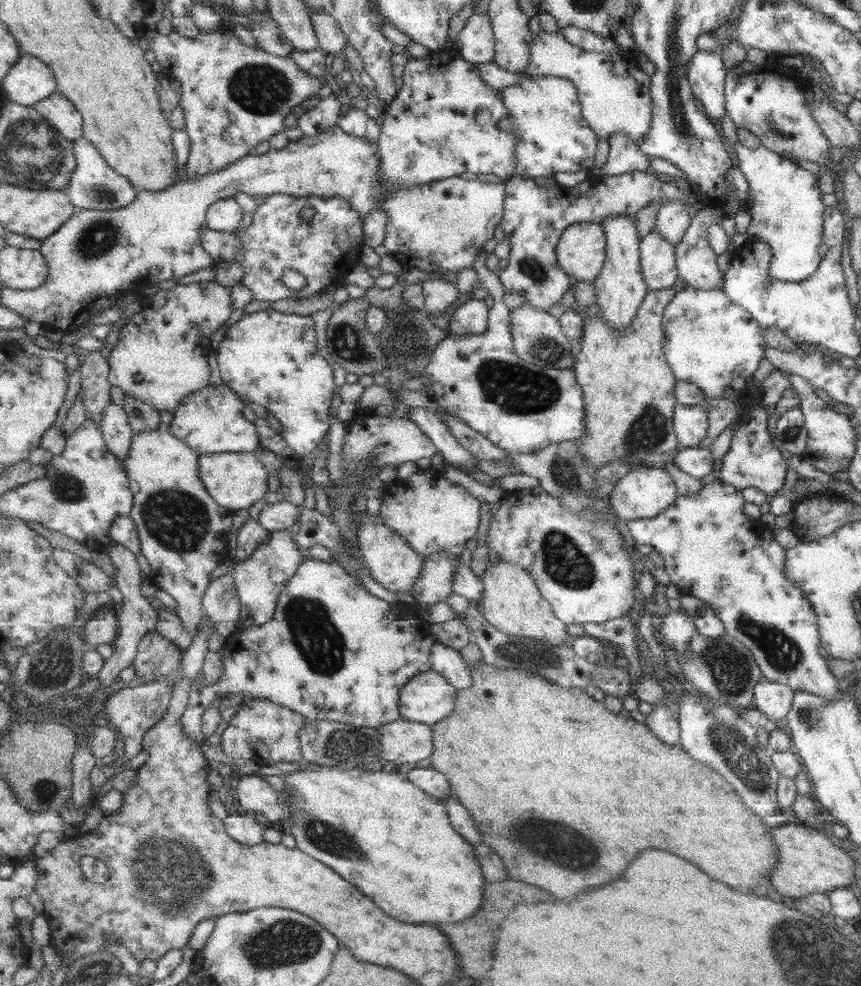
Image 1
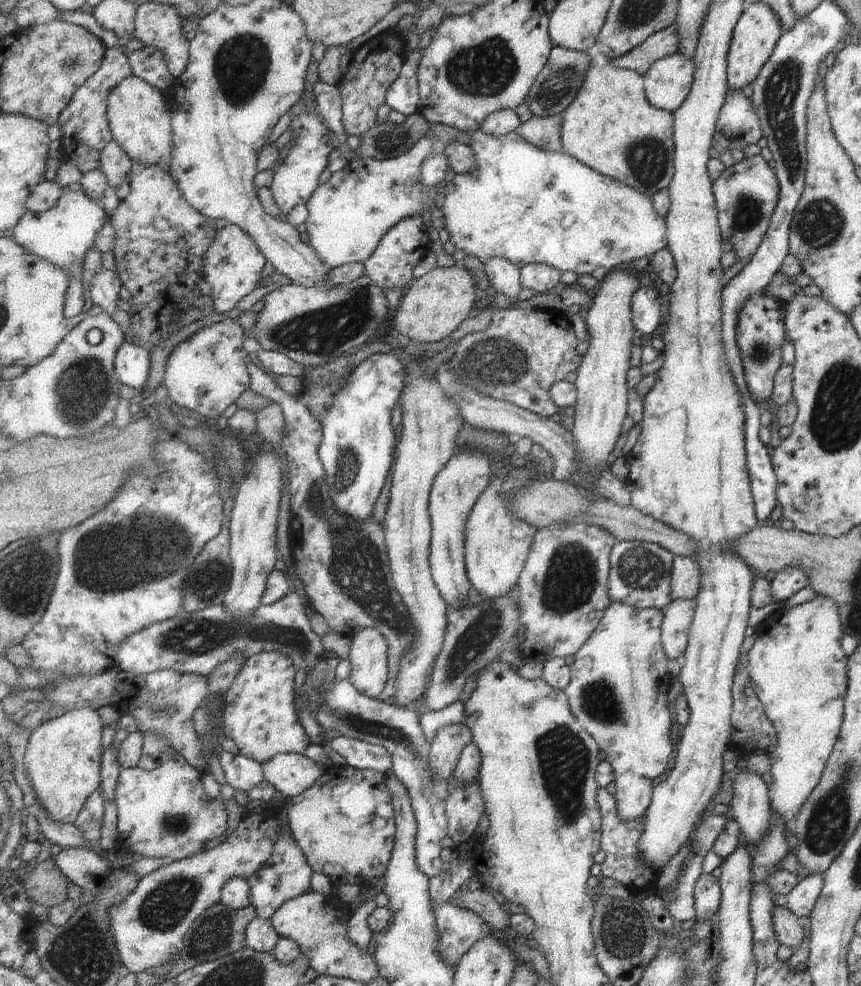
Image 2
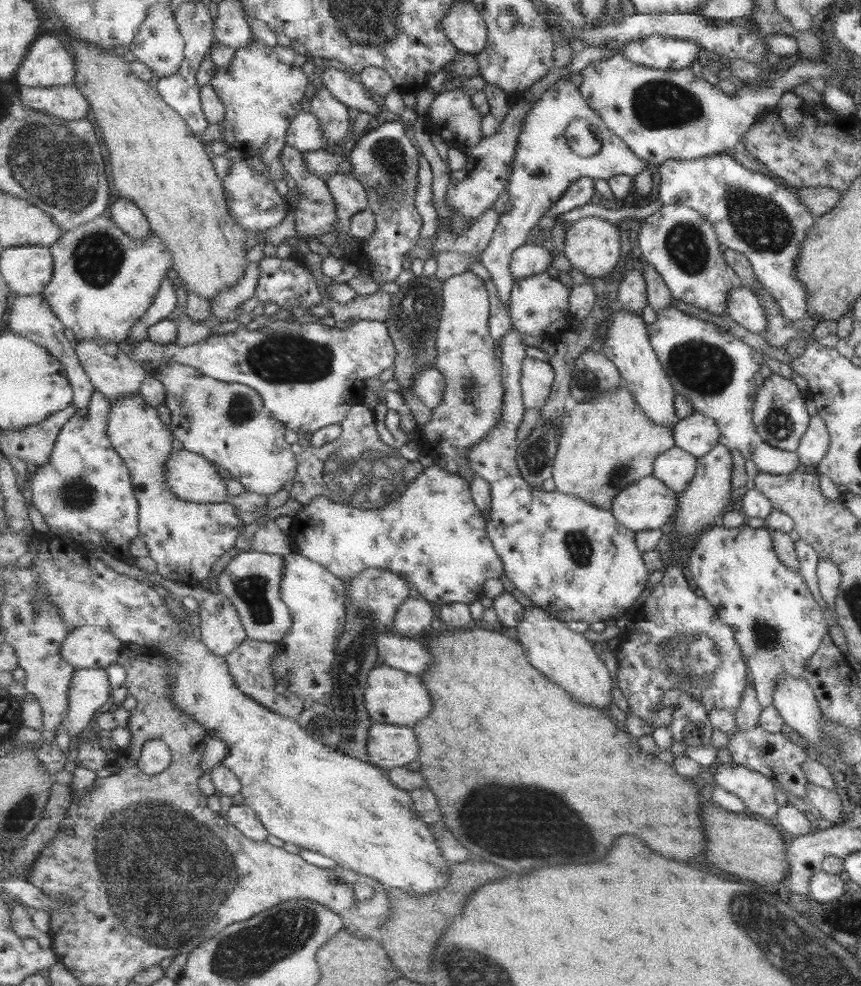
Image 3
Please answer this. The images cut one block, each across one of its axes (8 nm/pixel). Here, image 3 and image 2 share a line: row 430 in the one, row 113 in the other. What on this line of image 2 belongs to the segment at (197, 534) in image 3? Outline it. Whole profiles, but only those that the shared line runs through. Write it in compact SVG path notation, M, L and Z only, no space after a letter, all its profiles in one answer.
M135 75L123 78L122 83L110 92L108 116L114 139L127 151L135 163L159 165L169 170L175 152L172 111L166 95Z

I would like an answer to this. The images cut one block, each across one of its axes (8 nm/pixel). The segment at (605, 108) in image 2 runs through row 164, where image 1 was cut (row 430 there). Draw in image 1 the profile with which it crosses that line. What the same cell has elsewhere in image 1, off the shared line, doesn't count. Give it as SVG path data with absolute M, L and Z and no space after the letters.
M676 289L650 291L639 308L631 326L624 331L616 331L599 312L592 317L582 314L584 318L584 333L582 334L581 350L576 355L574 368L579 384L584 390L586 402L586 434L577 442L581 453L594 468L617 458L625 458L628 470L647 468L641 458L649 454L663 454L673 448L681 448L682 444L674 429L674 410L676 386L678 378L666 357L666 333L663 328L664 312L677 294Z

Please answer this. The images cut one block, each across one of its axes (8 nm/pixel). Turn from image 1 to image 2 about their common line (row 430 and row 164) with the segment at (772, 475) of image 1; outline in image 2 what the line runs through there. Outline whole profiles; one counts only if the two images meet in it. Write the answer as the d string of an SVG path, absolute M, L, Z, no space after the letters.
M761 155L743 157L739 162L721 171L715 179L713 191L723 242L736 254L736 260L753 258L777 202L778 182L774 170Z

